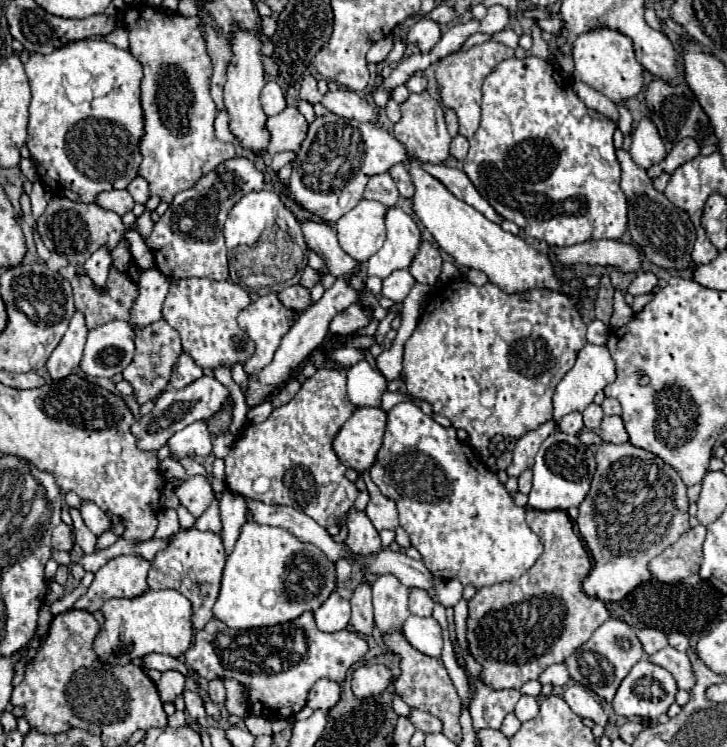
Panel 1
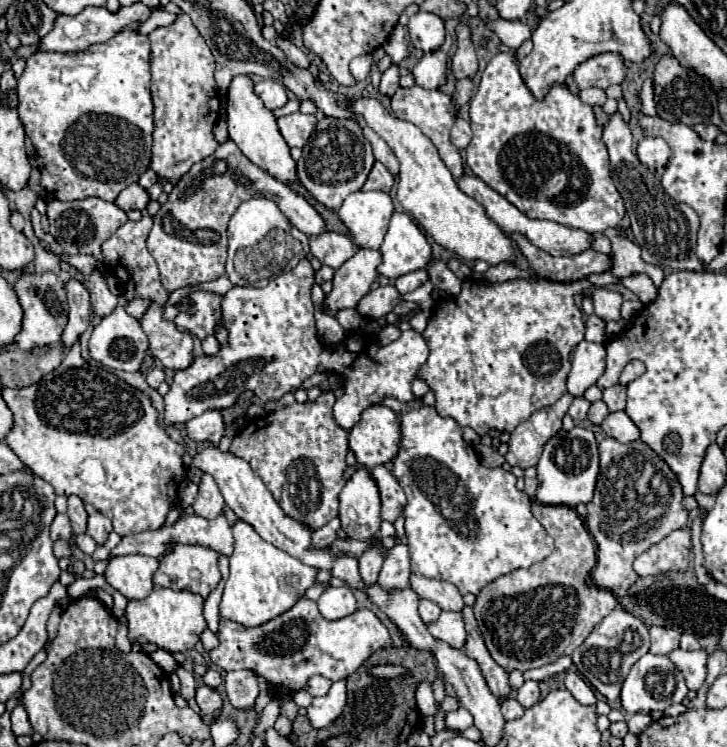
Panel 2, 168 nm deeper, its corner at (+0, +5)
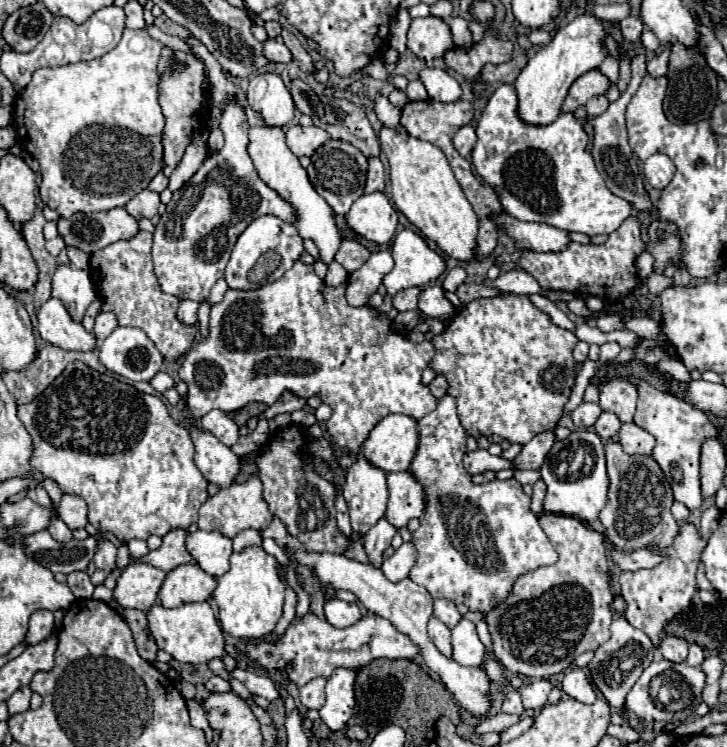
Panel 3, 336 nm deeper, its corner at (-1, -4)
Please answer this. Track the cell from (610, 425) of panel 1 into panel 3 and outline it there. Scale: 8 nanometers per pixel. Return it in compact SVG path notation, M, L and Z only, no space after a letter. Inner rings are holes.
M634 422L622 424L618 432L618 442L626 454L650 454L654 448L654 438Z

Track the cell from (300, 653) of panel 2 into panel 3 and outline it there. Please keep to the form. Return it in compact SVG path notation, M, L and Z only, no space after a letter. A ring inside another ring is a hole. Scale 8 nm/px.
M308 612L302 618L294 618L286 632L280 638L276 638L276 642L272 642L272 638L274 634L268 634L254 642L240 642L236 644L236 648L248 660L252 660L254 666L264 668L268 672L284 672L288 664L292 664L292 668L288 670L288 678L296 686L304 686L318 676L330 678L336 668L360 670L376 658L412 660L414 656L418 656L418 646L414 646L408 636L400 634L386 618L380 618L376 614L368 614L348 628L334 628L326 620Z

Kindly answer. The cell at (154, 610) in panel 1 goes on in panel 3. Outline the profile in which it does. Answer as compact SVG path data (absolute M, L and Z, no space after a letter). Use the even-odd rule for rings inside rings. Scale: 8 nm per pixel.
M208 602L182 604L178 608L164 608L162 604L154 604L148 610L148 634L156 642L156 646L168 652L174 660L182 664L202 664L226 654L222 628L214 616L214 610Z

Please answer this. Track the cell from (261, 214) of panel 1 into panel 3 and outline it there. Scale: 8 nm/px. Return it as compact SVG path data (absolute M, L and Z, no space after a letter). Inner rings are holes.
M260 216L252 220L248 228L238 236L224 278L228 286L234 290L256 290L266 282L280 278L288 268L294 266L294 262L300 260L302 254L304 254L304 240L292 224L276 216Z

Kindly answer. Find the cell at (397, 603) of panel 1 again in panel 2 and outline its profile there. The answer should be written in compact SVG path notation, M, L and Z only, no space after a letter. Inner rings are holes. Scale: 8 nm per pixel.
M397 543L393 549L387 551L377 583L385 589L405 589L409 583L409 575L409 547Z

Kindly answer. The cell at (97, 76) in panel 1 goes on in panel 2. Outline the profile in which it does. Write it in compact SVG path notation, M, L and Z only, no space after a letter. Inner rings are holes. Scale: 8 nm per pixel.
M123 29L111 41L91 45L79 53L43 53L37 51L27 59L25 71L17 83L19 93L19 117L23 121L25 133L31 139L37 151L37 165L41 171L41 187L49 191L59 201L75 201L87 197L99 197L103 201L115 201L115 197L131 183L139 181L139 177L149 169L151 163L151 143L153 143L153 103L149 91L149 39L147 35L139 33L137 29Z

